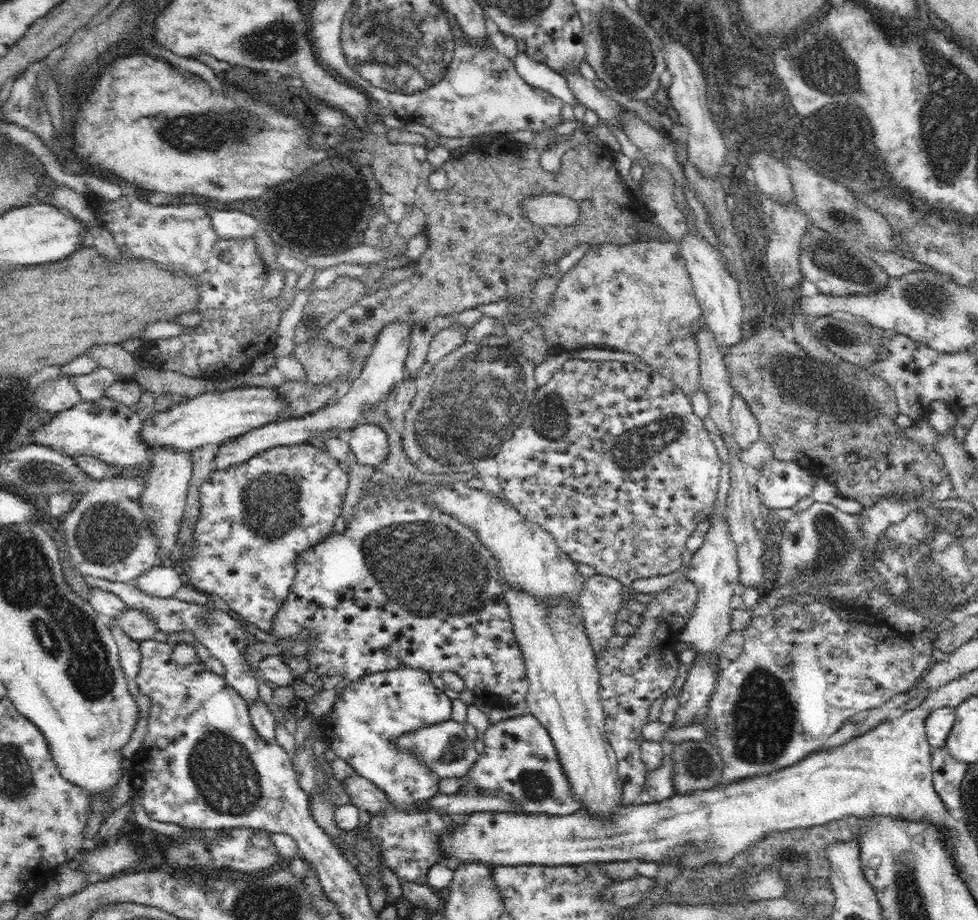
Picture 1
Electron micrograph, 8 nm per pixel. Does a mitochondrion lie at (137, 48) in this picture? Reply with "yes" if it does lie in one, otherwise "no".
no

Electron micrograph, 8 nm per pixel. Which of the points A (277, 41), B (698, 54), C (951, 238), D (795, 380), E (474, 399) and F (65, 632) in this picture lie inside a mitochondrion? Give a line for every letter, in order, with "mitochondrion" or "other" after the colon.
A: mitochondrion
B: other
C: other
D: mitochondrion
E: mitochondrion
F: mitochondrion

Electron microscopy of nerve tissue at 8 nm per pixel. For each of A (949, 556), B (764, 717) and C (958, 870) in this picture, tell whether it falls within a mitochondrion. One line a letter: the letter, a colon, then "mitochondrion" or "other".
A: mitochondrion
B: mitochondrion
C: other

